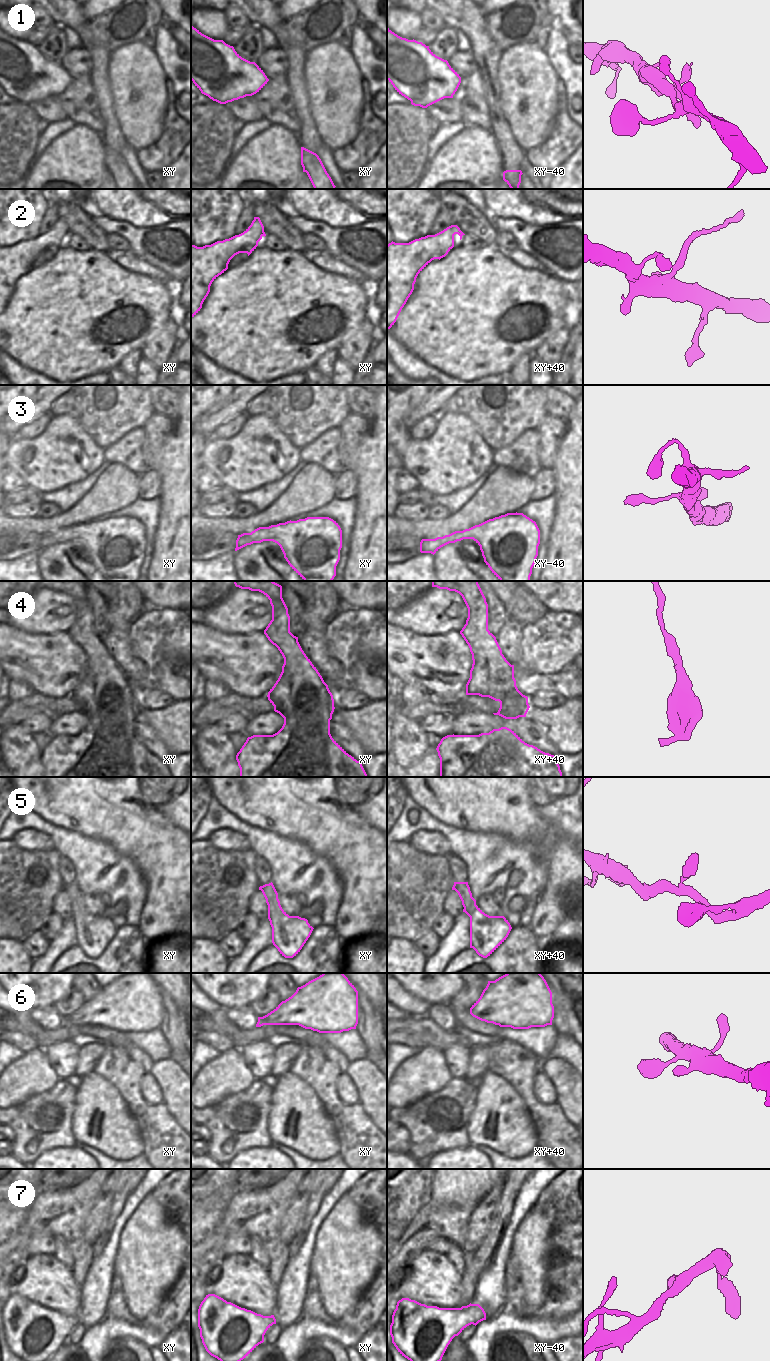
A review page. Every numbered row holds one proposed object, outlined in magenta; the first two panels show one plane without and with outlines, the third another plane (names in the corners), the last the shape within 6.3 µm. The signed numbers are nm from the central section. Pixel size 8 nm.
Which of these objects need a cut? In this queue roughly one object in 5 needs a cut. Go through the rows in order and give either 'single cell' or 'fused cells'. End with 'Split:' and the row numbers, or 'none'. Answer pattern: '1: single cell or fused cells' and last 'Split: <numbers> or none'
1: single cell
2: fused cells
3: single cell
4: single cell
5: single cell
6: single cell
7: single cell
Split: 2

